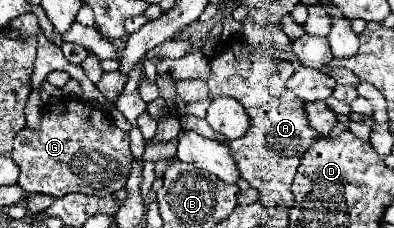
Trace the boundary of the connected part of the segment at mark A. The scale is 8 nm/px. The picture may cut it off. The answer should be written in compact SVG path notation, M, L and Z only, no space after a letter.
M240 39L225 45L225 49L211 59L211 79L207 79L211 99L233 97L251 117L247 135L237 141L229 141L229 147L241 177L259 191L259 201L267 209L281 205L291 209L295 205L291 193L295 171L303 153L313 145L313 141L319 139L319 133L307 123L303 101L285 87L285 81L293 75L293 71L291 63L271 63L267 55L261 55L261 51Z

